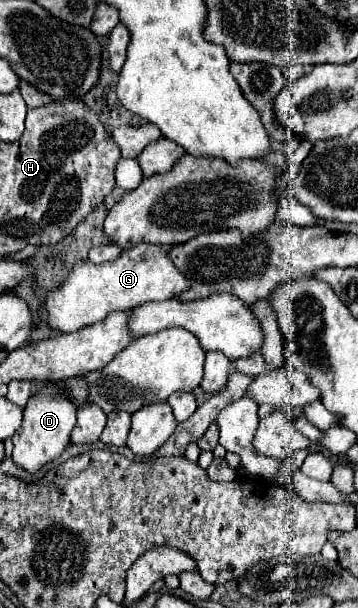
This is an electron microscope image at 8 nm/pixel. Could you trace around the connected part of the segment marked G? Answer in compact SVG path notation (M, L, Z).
M139 243L111 263L91 263L89 259L75 263L69 277L47 293L47 325L59 333L73 333L103 321L111 311L129 311L149 301L173 299L187 287L187 277L175 269L165 249L153 243Z

